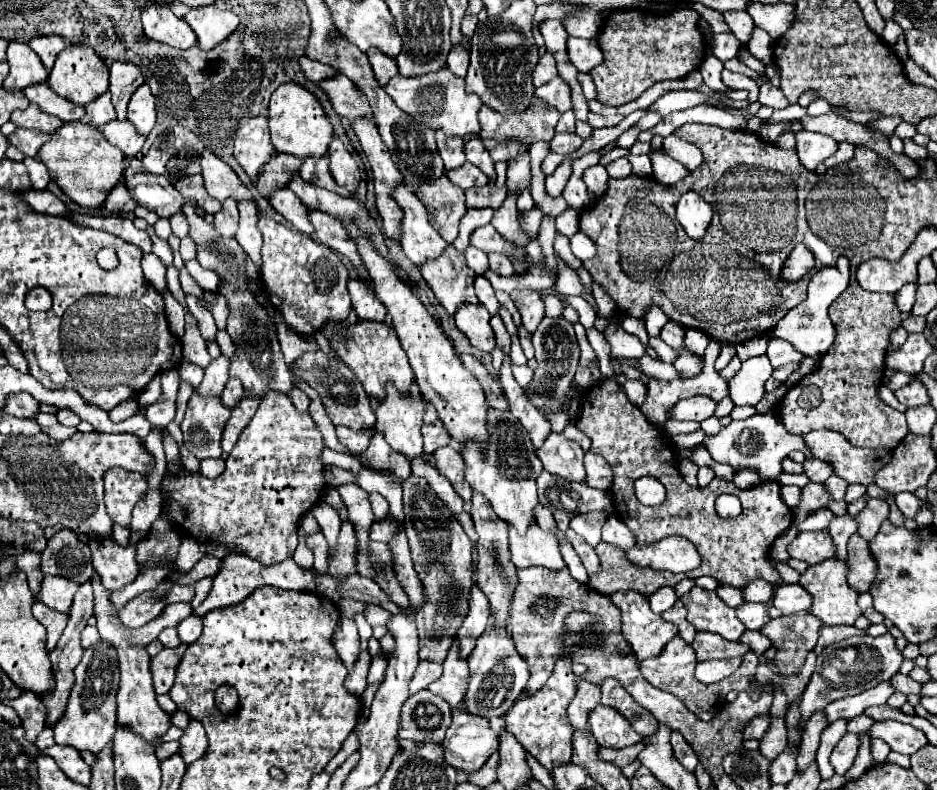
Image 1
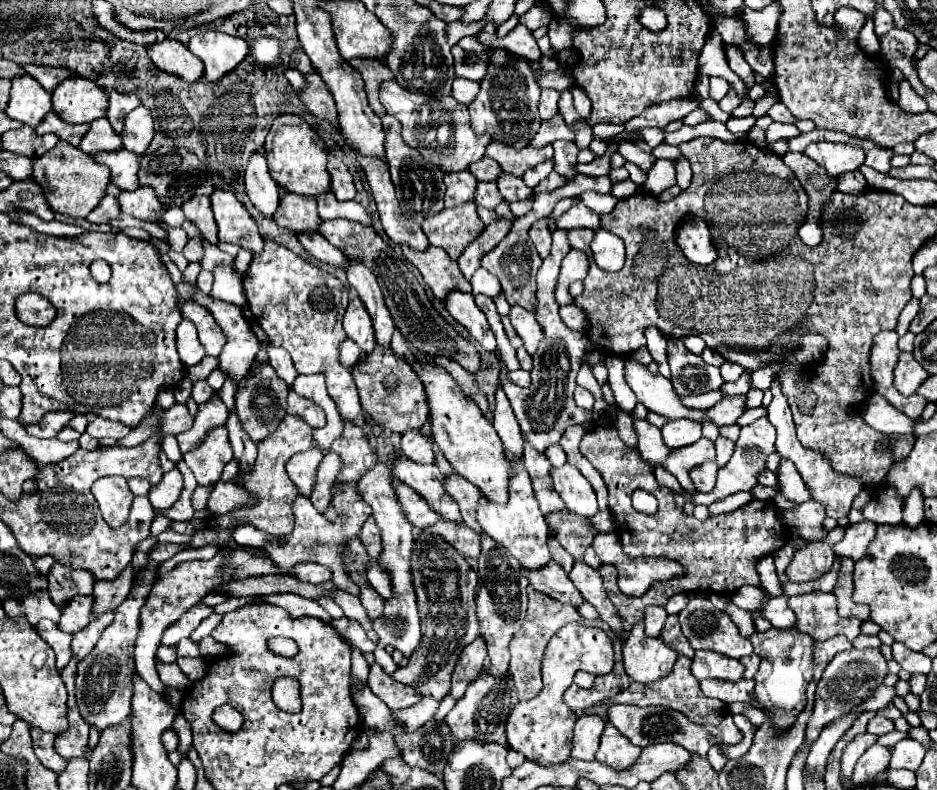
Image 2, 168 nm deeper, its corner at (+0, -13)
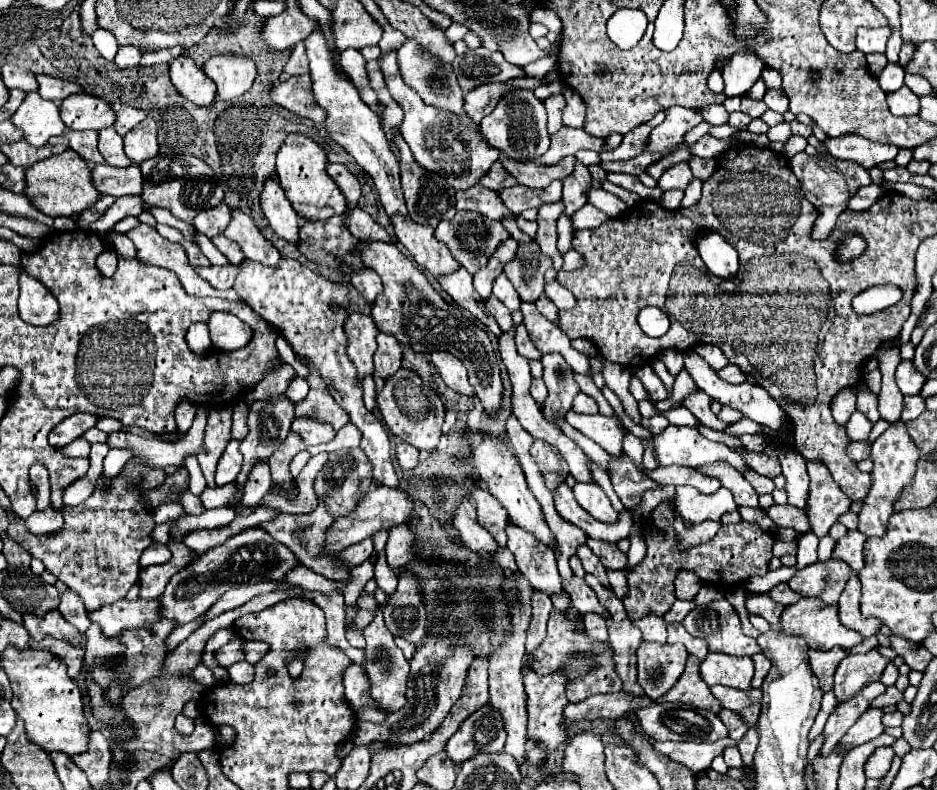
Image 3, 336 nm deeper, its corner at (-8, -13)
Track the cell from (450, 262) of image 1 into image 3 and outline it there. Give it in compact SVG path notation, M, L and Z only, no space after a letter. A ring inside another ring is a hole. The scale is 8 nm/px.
M391 218L395 226L397 240L409 250L413 260L429 270L435 278L443 274L453 274L457 270L457 260L449 254L449 248L433 238L433 228L431 226L421 226L415 224L409 218Z

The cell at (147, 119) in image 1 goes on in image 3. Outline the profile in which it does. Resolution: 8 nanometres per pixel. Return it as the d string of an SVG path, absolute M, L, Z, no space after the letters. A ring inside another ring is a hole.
M147 116L143 122L139 122L133 130L129 130L123 136L125 142L125 154L135 162L141 164L153 156L157 156L159 144L157 144L157 124L151 116Z

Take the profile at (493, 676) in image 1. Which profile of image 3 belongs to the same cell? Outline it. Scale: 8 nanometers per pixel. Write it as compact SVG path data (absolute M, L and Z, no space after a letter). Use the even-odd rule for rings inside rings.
M489 702L477 708L449 738L445 752L455 762L465 762L479 752L501 752L505 746L503 716Z

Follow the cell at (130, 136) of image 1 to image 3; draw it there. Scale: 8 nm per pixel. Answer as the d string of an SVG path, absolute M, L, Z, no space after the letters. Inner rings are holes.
M97 164L91 170L93 182L101 194L111 194L115 198L127 194L141 194L143 176L137 164L127 168L115 168L109 164Z

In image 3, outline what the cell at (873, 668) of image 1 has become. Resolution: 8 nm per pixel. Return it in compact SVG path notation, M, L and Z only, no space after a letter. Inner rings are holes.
M877 648L865 654L845 656L835 672L833 692L835 692L837 702L855 698L869 682L879 680L887 664L889 664L889 658L881 656Z

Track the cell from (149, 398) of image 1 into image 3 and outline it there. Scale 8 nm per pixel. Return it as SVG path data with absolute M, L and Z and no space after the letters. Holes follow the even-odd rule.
M111 448L111 450L109 450L109 454L107 454L107 458L105 458L105 462L103 462L107 480L111 480L111 478L119 476L121 468L125 466L125 462L127 462L131 456L133 456L133 452L131 452L131 450L127 450L127 448Z

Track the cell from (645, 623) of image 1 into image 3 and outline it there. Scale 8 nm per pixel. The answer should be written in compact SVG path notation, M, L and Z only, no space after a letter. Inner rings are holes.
M641 642L637 648L639 686L649 698L665 694L683 674L687 650L681 644L655 644Z

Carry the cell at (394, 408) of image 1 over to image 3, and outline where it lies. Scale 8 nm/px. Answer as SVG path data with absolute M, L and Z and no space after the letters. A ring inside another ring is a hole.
M463 498L459 502L459 506L455 506L455 510L451 514L451 524L459 532L459 538L471 550L475 550L483 560L489 560L487 554L493 554L493 550L497 548L497 542L489 536L489 532L485 528L481 528L477 524L475 506L469 498Z

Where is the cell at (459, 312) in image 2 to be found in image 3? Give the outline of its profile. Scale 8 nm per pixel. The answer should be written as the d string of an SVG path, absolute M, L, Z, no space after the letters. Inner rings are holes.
M459 268L459 270L453 272L453 274L441 276L441 278L439 278L439 284L441 284L441 288L453 298L455 304L459 304L461 308L469 310L489 332L493 332L493 334L499 338L501 328L497 326L495 318L487 312L485 302L483 302L481 296L475 292L473 282L471 282L471 274L469 274L465 268Z

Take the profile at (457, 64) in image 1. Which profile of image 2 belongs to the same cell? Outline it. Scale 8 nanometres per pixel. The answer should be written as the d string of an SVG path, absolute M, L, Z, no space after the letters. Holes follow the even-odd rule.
M455 78L453 82L453 98L457 102L461 102L463 106L469 106L469 102L473 102L473 98L477 98L481 86L479 82L471 82L465 78Z

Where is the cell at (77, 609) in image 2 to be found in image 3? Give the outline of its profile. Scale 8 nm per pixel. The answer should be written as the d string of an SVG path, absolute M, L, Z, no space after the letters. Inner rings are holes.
M117 600L103 604L97 610L87 612L89 620L101 626L101 634L111 638L119 636L125 628L137 628L145 622L159 622L157 618L157 600Z

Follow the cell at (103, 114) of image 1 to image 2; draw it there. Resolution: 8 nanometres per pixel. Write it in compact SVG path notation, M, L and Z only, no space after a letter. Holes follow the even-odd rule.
M99 118L99 120L91 122L89 132L81 140L81 150L89 156L93 156L97 152L115 152L121 148L123 148L121 136L111 128L107 118Z

